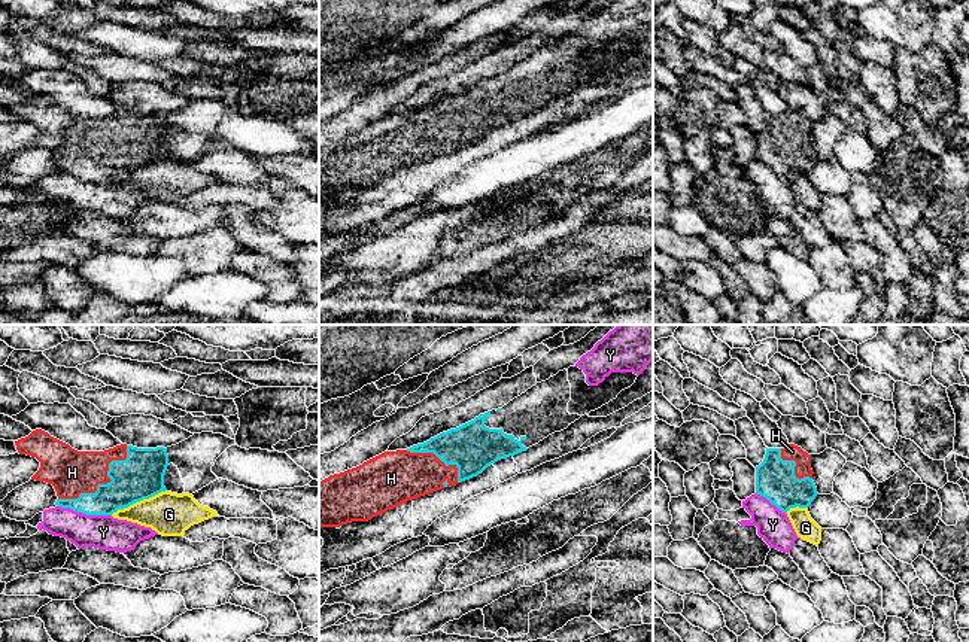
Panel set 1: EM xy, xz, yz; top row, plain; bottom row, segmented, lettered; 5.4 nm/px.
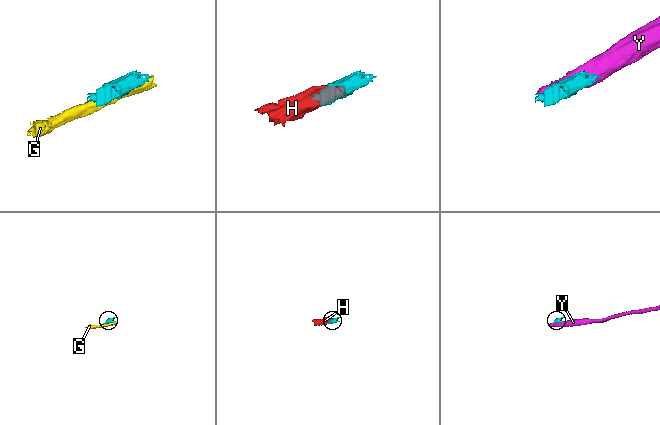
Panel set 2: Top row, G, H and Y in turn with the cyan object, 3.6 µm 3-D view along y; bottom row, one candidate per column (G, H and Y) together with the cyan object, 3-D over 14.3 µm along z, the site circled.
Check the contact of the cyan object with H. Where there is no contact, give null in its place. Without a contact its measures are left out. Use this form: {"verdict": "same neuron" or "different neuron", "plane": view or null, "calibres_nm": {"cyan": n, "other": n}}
{"verdict": "same neuron", "plane": "xy", "calibres_nm": {"cyan": 240, "other": 240}}

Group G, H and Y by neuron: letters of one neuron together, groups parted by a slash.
G / H / Y

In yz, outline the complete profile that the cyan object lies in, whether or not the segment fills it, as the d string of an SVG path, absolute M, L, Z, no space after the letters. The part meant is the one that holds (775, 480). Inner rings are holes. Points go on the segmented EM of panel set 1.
M795 444L784 448L766 448L763 462L756 466L756 493L766 498L780 511L808 508L815 499L811 454Z

